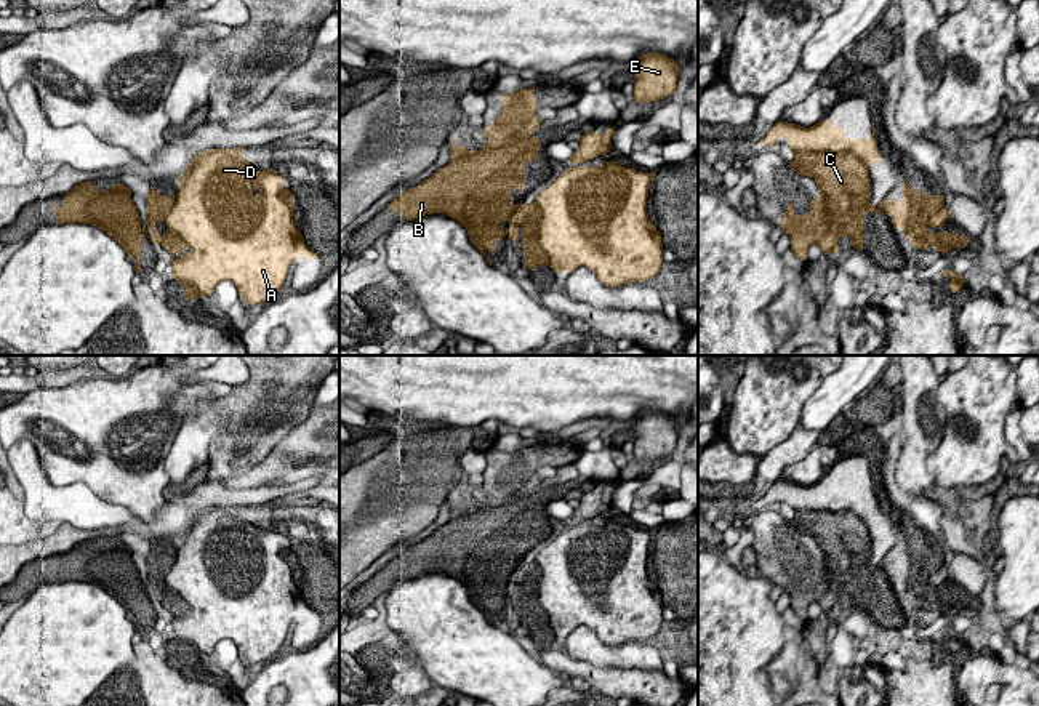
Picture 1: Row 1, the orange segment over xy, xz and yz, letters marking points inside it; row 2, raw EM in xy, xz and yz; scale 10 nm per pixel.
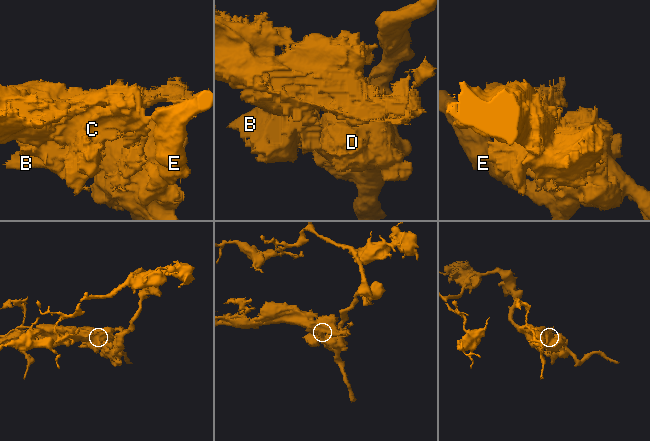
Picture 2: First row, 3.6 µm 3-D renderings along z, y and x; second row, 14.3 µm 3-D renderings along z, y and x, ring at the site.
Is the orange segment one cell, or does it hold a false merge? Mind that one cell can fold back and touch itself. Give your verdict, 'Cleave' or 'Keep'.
Cleave

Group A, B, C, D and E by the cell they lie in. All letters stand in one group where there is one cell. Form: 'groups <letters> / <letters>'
groups A D E / B C

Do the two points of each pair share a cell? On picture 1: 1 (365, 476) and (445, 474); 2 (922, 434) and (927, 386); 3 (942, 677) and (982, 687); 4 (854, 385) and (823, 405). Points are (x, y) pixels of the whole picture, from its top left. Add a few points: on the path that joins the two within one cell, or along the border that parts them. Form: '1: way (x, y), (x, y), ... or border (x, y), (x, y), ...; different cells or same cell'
1: way (385, 489), (426, 489); same cell
2: way (922, 423), (922, 397); same cell
3: border (954, 681), (958, 689); different cells
4: way (846, 385), (831, 397); same cell

